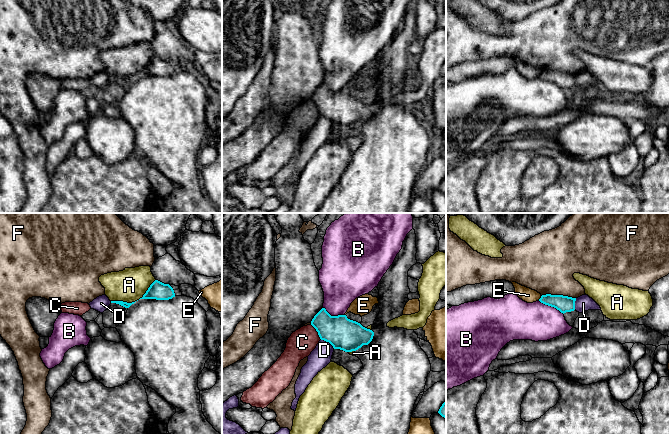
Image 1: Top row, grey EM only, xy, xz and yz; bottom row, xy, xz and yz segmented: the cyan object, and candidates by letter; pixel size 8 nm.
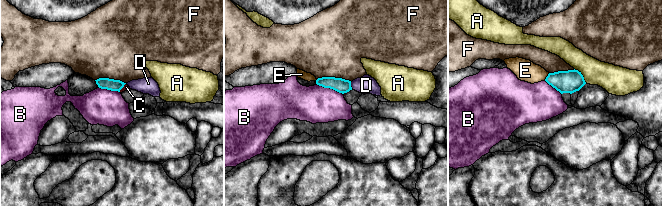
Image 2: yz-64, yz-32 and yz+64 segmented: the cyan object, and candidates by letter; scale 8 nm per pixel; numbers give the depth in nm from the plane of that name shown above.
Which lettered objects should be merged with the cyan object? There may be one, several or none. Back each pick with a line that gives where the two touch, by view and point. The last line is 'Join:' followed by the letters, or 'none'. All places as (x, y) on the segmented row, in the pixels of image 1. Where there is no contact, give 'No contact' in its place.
Join: none

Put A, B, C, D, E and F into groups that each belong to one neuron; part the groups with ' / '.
A / B / C / D / E / F

